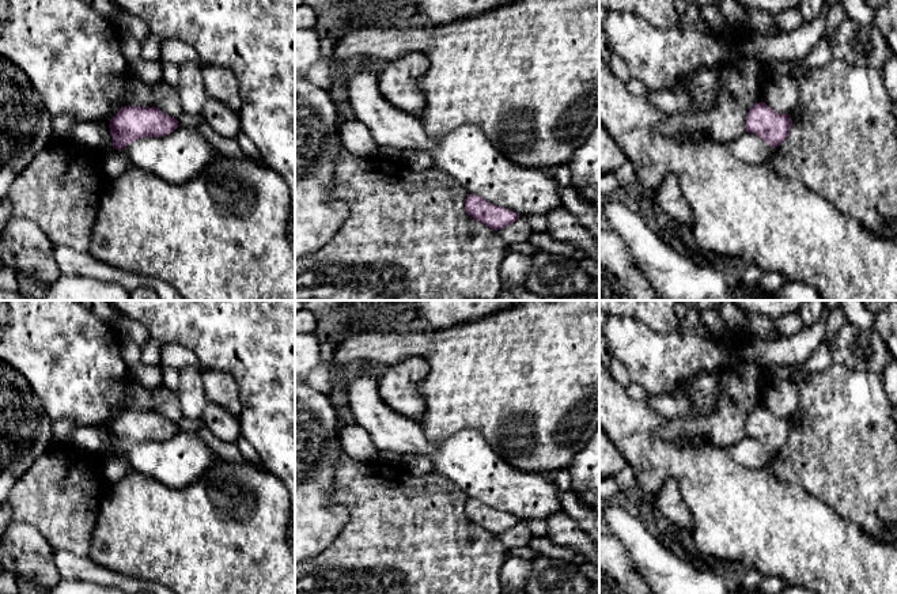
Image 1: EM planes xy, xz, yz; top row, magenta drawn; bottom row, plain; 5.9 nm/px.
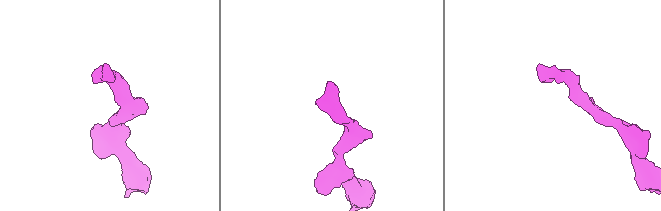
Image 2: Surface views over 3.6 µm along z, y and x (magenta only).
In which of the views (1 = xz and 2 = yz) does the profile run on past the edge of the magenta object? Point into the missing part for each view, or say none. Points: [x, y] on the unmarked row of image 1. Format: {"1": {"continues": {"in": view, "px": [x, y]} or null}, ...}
{"1": {"continues": null}, "2": {"continues": null}}

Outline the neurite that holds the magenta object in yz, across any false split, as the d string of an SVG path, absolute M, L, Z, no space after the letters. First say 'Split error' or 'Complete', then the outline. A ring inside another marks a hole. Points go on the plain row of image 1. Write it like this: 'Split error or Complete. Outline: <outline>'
Complete. Outline: M758 406L750 412L745 431L746 436L754 438L767 449L776 453L788 440L791 430L790 419L780 419L765 406Z

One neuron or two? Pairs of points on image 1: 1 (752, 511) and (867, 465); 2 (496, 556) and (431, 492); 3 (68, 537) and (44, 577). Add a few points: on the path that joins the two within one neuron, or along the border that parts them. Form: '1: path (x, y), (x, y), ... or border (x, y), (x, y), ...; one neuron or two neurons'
1: border (776, 477), (786, 483), (802, 485), (831, 510); two neurons
2: path (479, 544), (445, 510); one neuron
3: border (33, 526), (55, 549); two neurons

